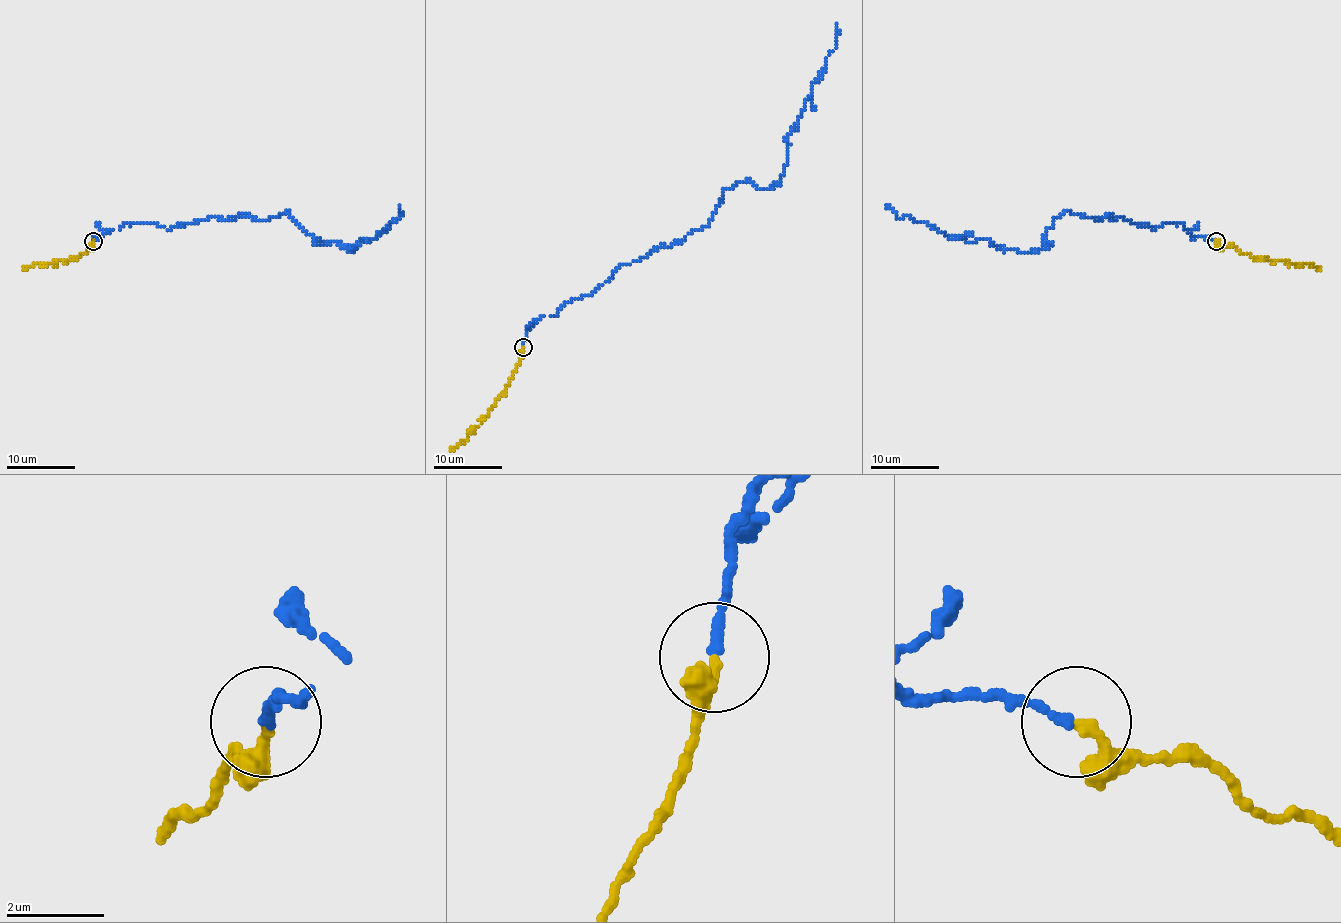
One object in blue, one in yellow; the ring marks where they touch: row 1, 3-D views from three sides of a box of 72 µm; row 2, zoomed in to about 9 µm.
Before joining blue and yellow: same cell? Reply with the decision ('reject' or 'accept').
accept

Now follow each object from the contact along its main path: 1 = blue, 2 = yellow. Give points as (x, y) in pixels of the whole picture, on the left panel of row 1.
1: (94, 241), (124, 224), (168, 229), (287, 211), (316, 241), (353, 251), (399, 218), (398, 204)
2: (94, 241), (84, 254), (71, 257), (66, 262), (37, 262), (32, 267), (22, 269)

